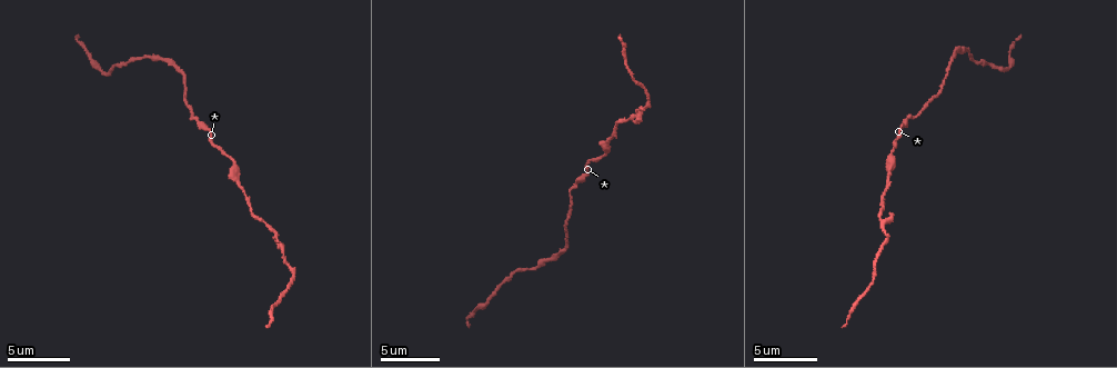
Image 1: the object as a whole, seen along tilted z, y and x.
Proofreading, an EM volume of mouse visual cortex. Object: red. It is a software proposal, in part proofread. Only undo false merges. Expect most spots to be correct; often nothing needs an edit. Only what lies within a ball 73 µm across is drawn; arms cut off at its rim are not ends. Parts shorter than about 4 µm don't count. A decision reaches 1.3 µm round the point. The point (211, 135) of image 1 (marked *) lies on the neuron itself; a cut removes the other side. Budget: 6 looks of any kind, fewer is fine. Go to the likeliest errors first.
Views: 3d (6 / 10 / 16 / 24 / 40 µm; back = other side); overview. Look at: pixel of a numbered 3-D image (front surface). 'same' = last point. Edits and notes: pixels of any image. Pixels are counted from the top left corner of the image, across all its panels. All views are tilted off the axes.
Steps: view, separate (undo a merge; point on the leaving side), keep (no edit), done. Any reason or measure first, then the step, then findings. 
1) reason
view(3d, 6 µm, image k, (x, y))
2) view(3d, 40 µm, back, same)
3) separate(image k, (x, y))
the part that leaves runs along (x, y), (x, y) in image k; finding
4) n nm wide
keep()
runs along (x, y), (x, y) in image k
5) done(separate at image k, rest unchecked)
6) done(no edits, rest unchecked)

view(3d, 16 µm, image 1, (884, 230))

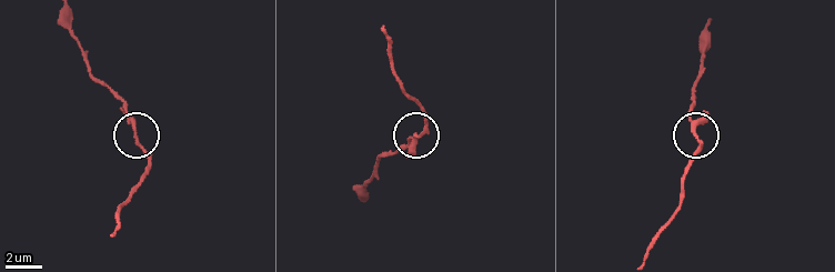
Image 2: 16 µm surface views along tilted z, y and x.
keep()
runs along (707, 22), (691, 114), (702, 148), (692, 163) in image 2; all the same neuron

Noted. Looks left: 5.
sudden change in width
view(3d, 10 µm, image 1, (195, 118))

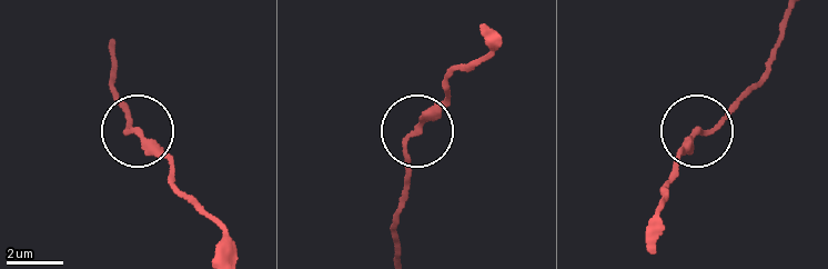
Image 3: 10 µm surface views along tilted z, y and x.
keep()
runs along (450, 90), (409, 141), (401, 215) in image 3; one neuron here

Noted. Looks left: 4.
sudden change in width
view(3d, 10 µm, image 1, (241, 185))

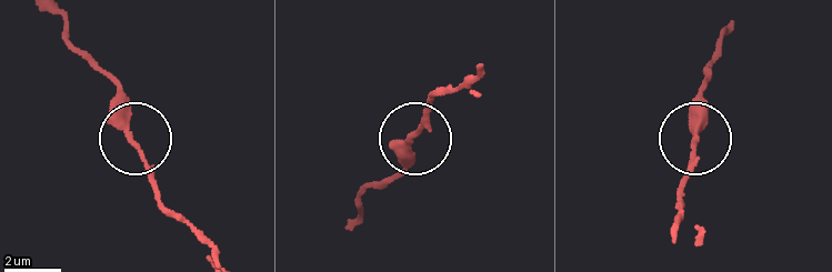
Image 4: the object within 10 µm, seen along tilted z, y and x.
zoom in
view(3d, 6 µm, image 4, (410, 136))

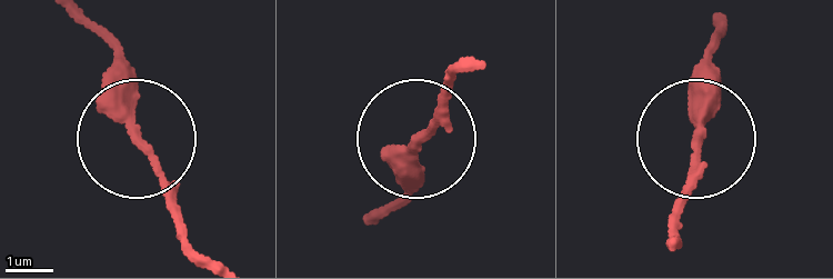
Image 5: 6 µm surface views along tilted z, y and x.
230 nm wide
keep()
runs along (90, 26), (113, 57), (120, 119), (201, 258) in image 5; one neuron here

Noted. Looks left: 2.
done(no edits, rest unchecked)

